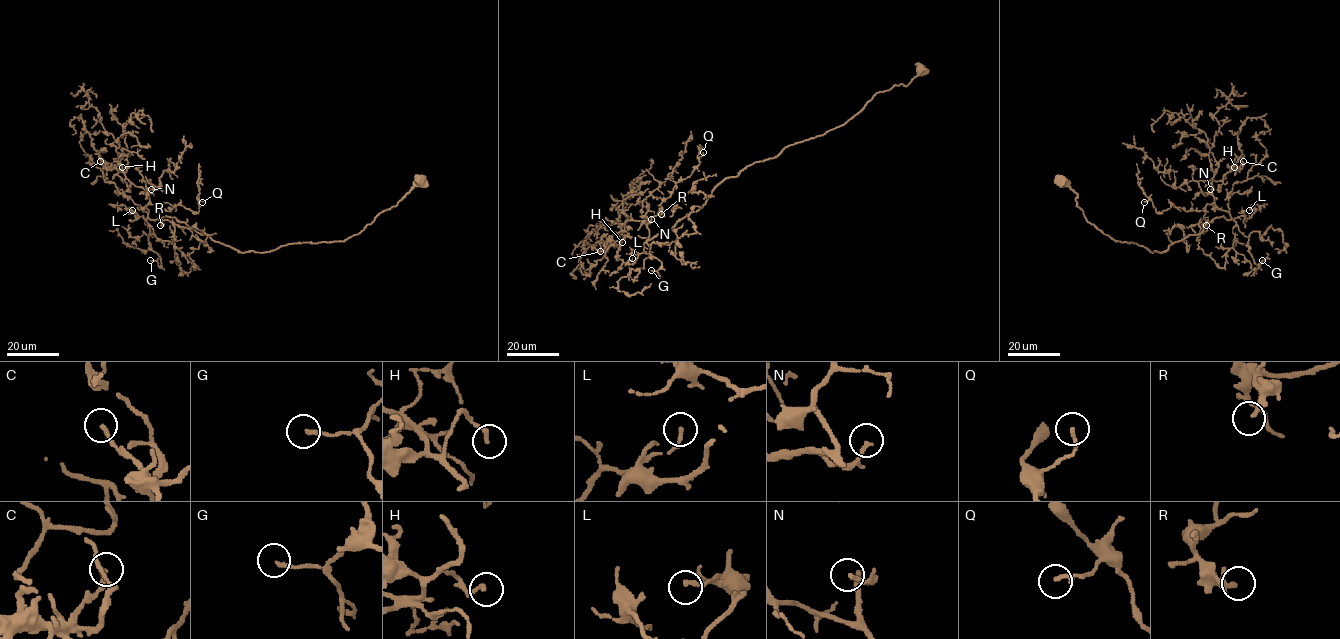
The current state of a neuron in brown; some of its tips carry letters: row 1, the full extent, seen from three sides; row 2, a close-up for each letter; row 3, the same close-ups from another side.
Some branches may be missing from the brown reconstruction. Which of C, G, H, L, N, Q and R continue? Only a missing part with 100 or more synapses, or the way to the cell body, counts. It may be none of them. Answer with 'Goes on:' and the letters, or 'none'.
Goes on: none

